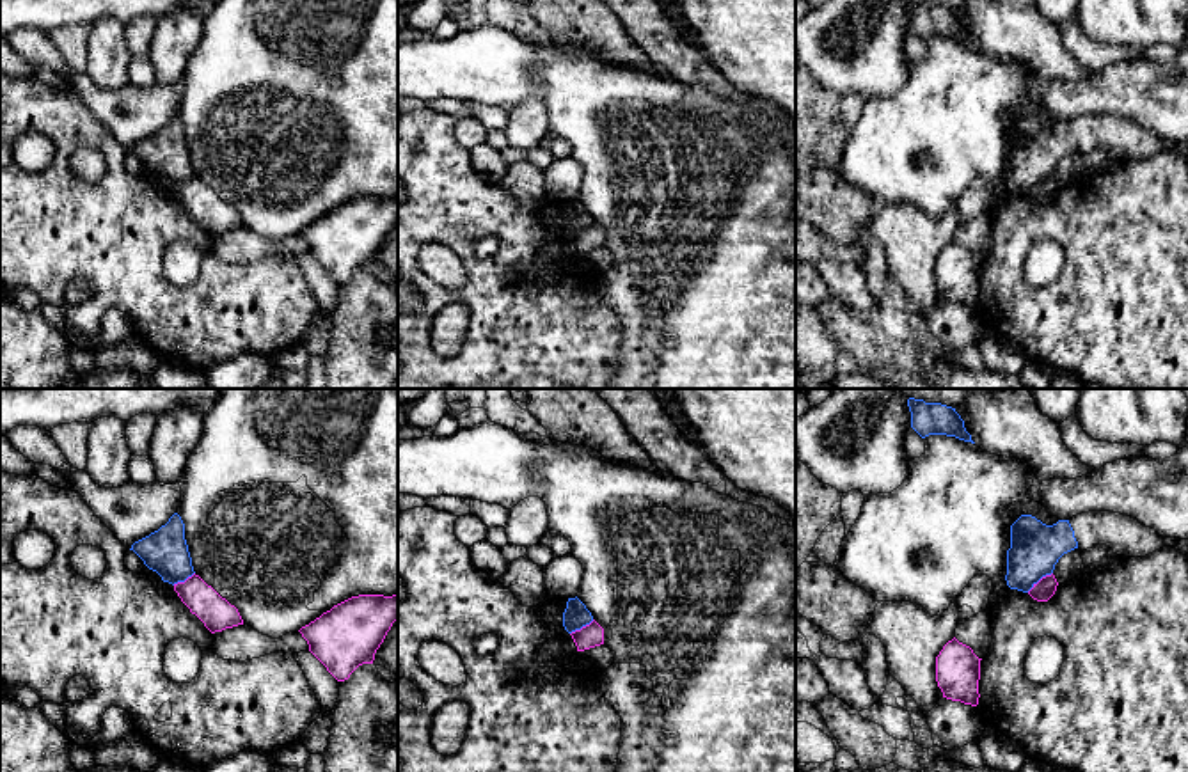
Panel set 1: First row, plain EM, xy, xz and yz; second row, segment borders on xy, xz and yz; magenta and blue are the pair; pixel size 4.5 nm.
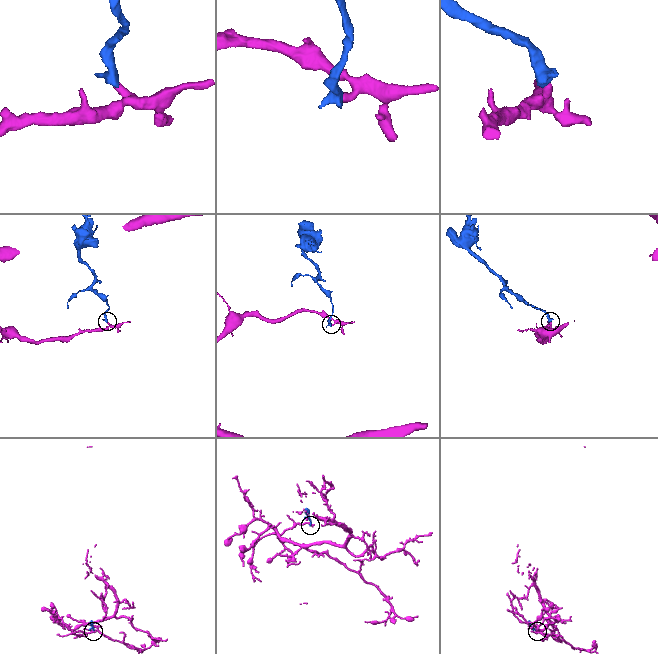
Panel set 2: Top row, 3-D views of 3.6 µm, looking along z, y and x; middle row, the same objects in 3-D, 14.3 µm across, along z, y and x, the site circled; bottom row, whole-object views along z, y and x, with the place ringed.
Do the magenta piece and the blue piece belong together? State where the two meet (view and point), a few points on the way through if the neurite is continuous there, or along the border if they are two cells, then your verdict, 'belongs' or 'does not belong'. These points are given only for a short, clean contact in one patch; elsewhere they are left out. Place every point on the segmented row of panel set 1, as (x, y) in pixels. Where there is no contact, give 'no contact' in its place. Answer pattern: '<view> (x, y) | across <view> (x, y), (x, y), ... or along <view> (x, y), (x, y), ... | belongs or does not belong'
yz (1041, 579) | along yz (1052, 572), (1043, 575), (1027, 591) | does not belong

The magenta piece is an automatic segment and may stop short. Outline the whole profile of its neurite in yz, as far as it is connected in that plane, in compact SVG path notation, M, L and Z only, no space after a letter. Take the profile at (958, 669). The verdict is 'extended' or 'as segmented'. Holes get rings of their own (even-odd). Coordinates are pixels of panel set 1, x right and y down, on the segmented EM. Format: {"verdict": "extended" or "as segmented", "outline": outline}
{"verdict": "as segmented", "outline": "M955 637L936 657L936 681L943 697L964 705L978 705L980 660L973 650Z"}

